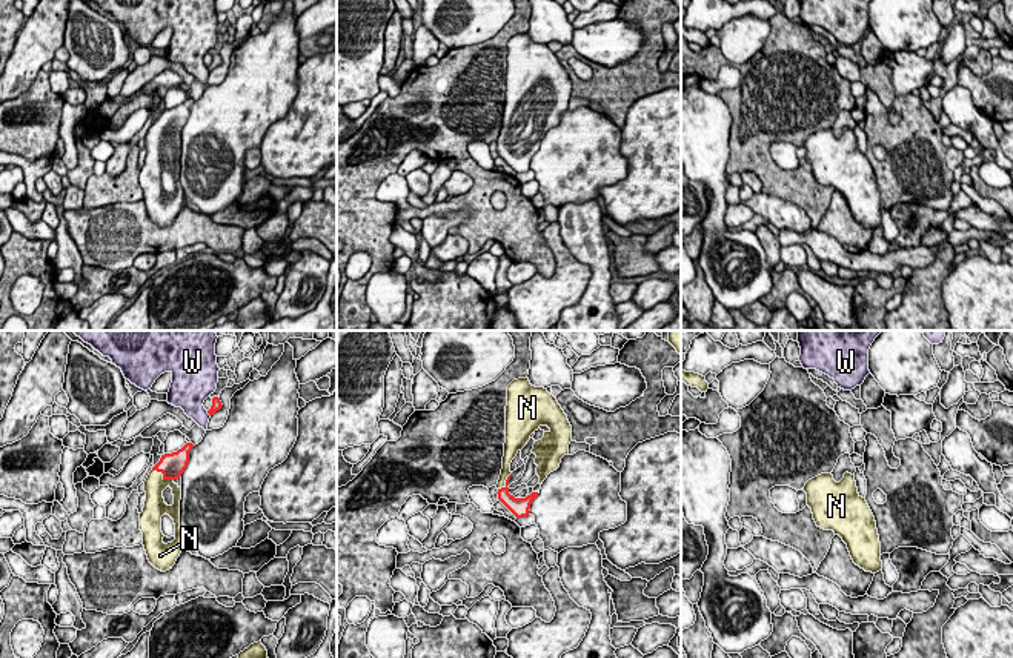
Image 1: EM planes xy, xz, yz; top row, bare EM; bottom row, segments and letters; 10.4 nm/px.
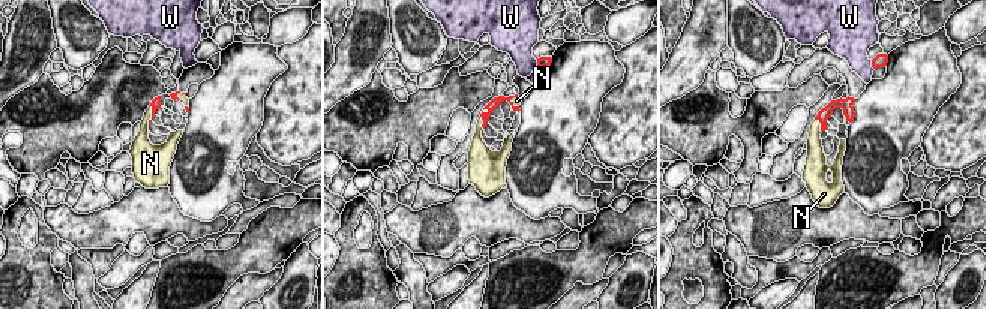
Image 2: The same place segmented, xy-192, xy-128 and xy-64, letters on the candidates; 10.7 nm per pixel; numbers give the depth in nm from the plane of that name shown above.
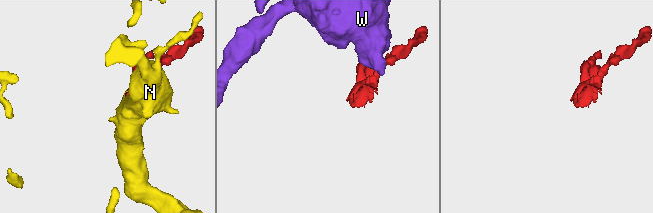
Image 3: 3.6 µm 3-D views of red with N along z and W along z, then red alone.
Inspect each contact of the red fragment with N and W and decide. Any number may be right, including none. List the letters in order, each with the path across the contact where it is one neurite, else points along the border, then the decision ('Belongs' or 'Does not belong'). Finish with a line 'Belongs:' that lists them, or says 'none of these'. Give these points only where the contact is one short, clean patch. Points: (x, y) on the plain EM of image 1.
N: Belongs
W: Boundary: xy (206, 66), (209, 71). Does not belong
Belongs: N

